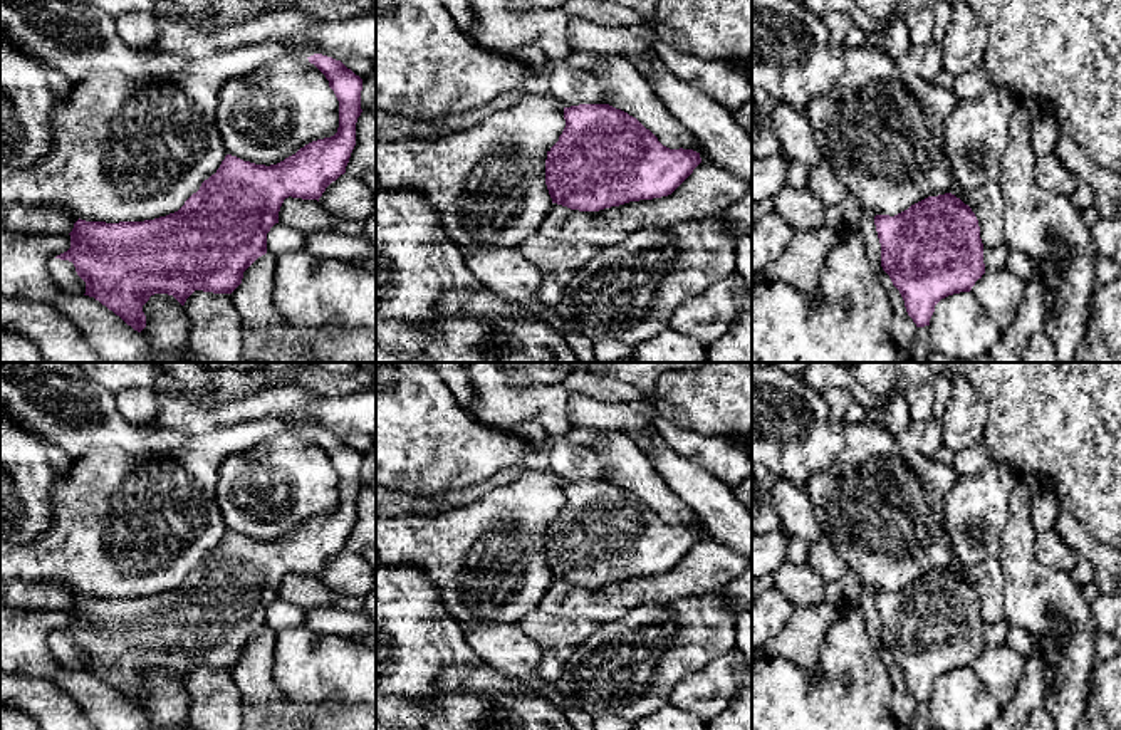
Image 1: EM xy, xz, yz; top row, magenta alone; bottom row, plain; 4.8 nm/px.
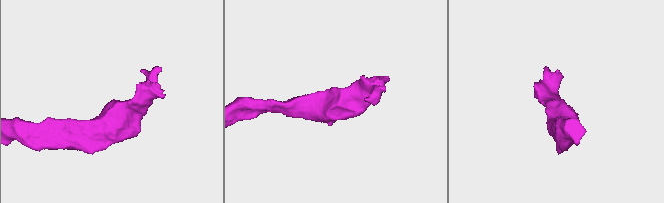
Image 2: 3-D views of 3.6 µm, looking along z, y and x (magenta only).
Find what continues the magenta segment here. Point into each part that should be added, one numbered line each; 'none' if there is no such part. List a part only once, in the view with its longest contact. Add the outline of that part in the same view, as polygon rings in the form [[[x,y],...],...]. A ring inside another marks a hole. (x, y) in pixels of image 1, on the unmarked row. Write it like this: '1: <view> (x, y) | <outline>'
none

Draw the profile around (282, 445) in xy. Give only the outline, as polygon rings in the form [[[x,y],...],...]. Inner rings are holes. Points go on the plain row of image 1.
[[[284,431],[220,467],[216,502],[228,530],[277,540],[339,503],[339,477],[304,431]]]

